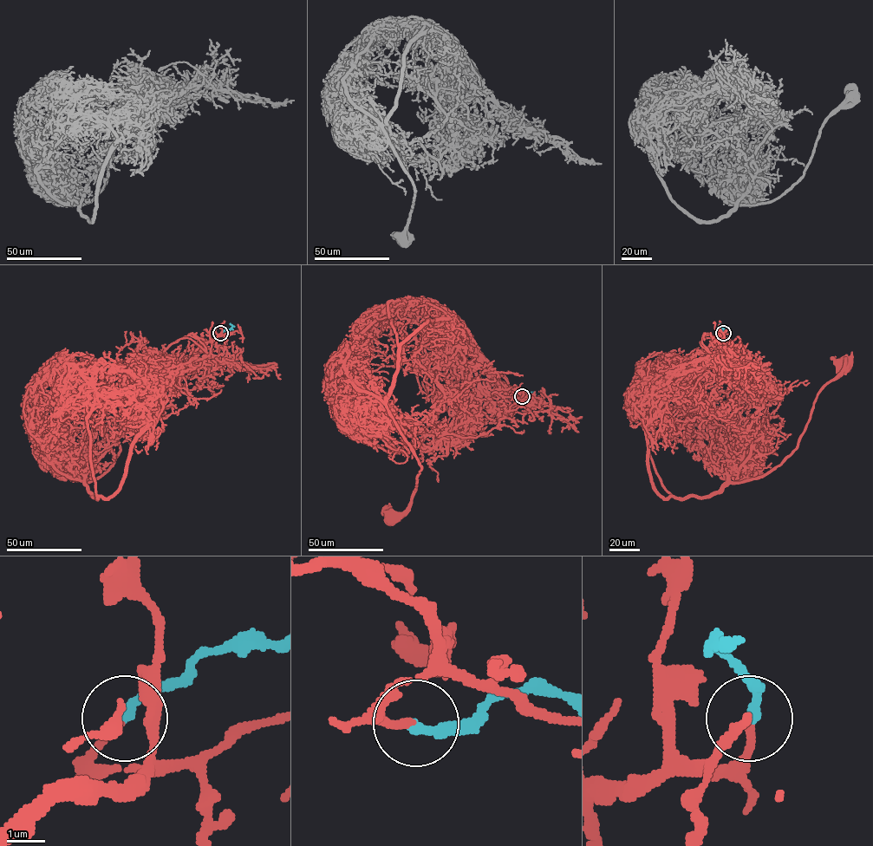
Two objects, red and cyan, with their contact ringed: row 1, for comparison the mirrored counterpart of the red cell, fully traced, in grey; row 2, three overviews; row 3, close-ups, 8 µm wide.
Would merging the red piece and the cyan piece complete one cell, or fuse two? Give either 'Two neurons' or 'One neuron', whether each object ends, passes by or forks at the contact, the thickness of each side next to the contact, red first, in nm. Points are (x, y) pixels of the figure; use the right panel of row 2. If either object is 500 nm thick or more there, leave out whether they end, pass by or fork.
One neuron. At the ring red ends. At the ring cyan ends. Thickness 200 nm (red) against 280 nm

